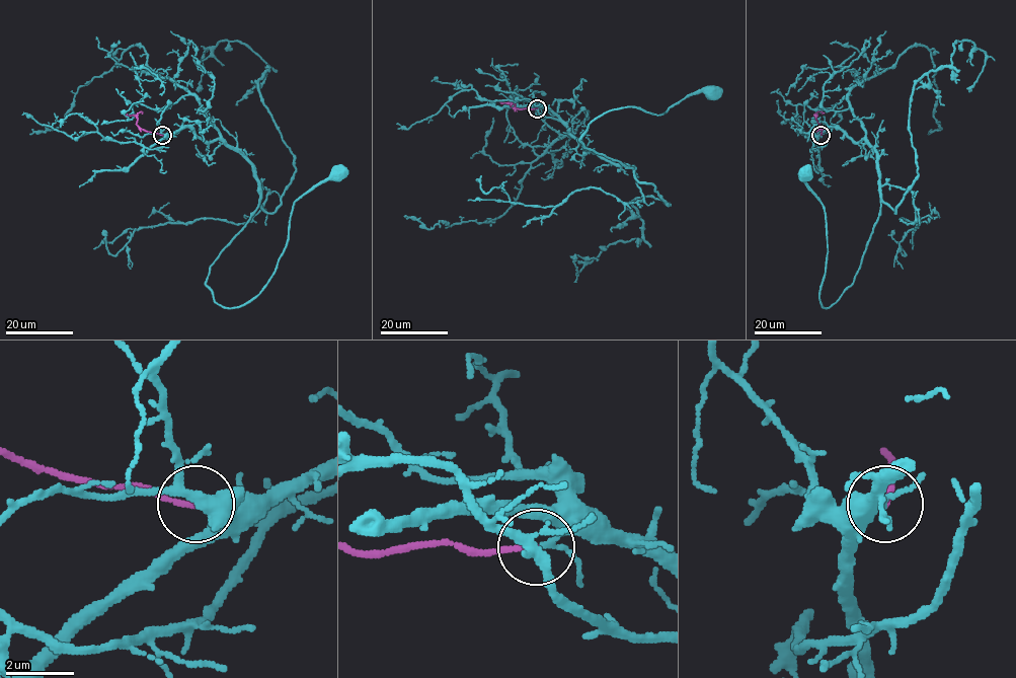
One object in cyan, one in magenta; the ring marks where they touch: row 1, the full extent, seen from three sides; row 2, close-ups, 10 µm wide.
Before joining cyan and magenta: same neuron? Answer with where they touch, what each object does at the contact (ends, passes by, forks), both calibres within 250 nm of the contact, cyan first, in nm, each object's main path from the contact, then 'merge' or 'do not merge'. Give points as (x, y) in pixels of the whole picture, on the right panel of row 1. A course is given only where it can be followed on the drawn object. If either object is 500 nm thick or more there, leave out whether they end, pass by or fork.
place (821, 135); cyan passes by; magenta ends; calibres 150 and 140 nm; course cyan (821, 135), (837, 127), (873, 150), (880, 208), (854, 282), (824, 308), (826, 217), (805, 174); course magenta (821, 135), (816, 112), (824, 112); merge

